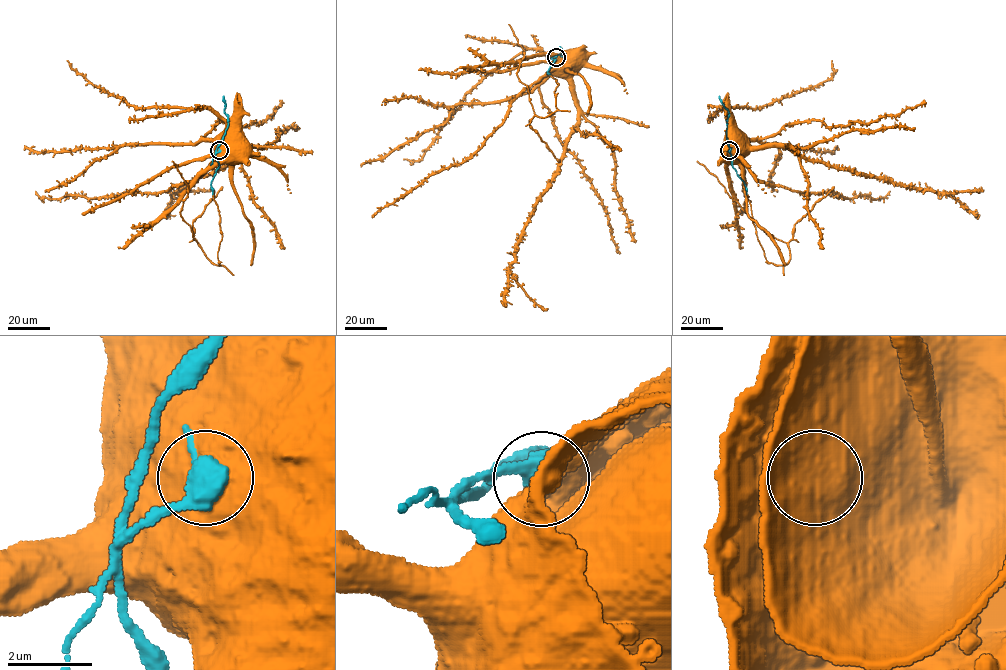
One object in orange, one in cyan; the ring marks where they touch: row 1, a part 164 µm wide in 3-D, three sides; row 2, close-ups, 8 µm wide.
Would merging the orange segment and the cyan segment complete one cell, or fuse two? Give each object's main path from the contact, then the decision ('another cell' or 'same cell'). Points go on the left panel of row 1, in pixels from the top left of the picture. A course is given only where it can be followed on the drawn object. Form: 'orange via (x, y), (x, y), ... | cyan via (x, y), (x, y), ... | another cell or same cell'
orange via (219, 151), (232, 145), (245, 148) | cyan via (219, 151), (216, 152), (227, 126), (223, 96) | same cell

